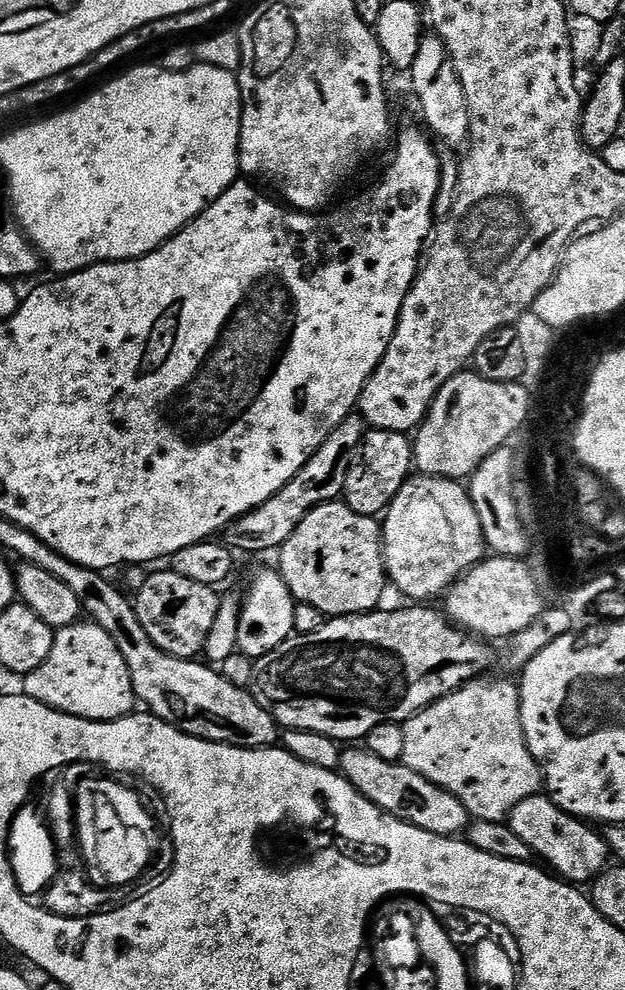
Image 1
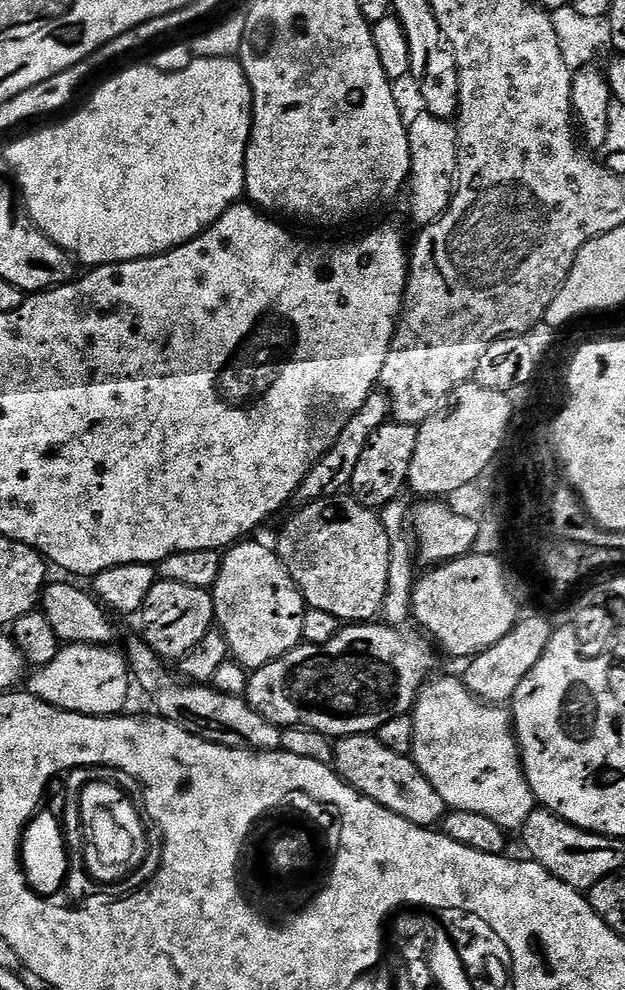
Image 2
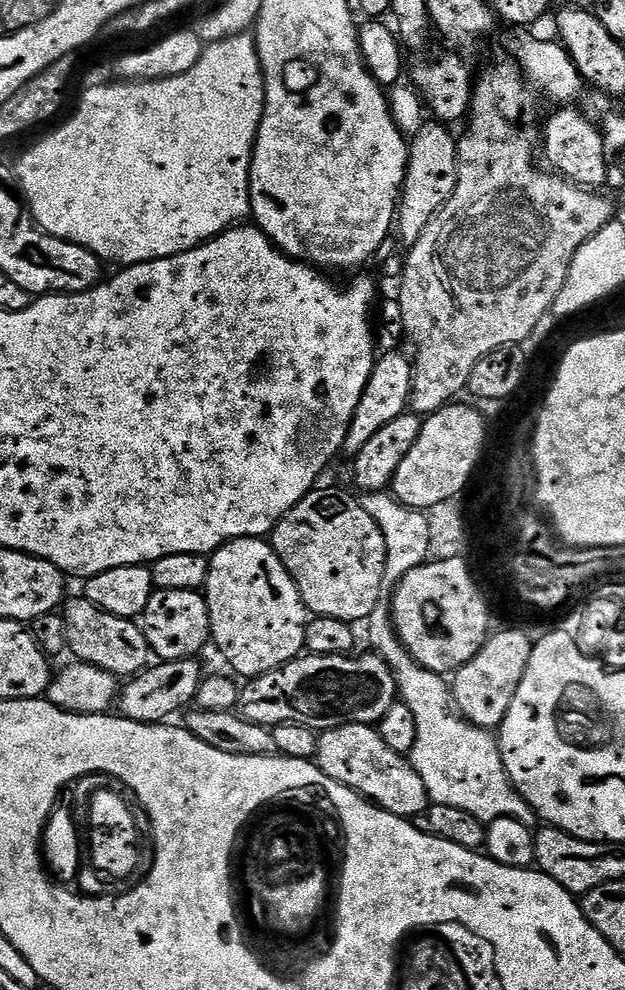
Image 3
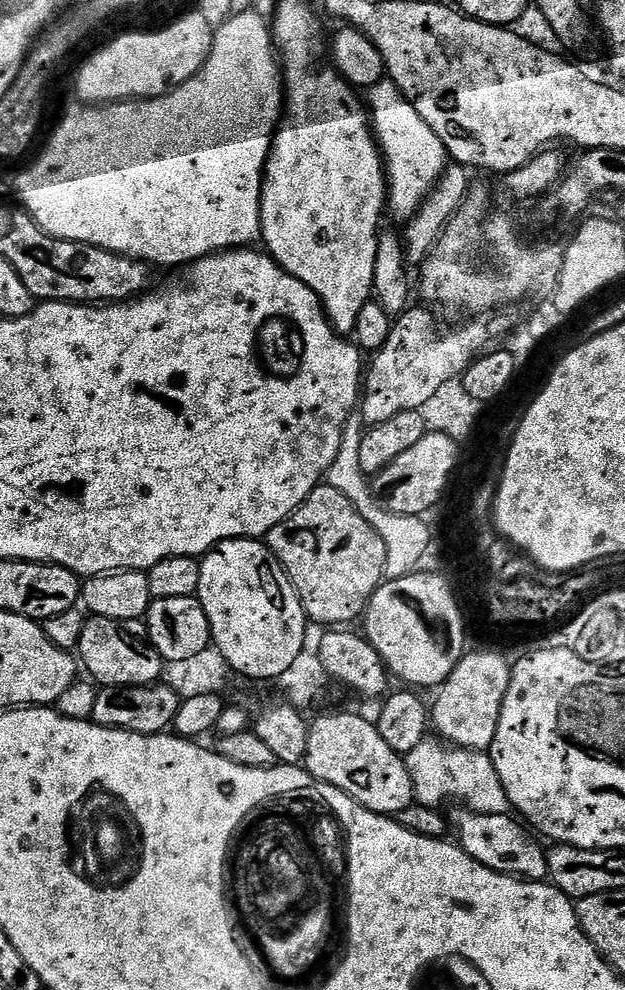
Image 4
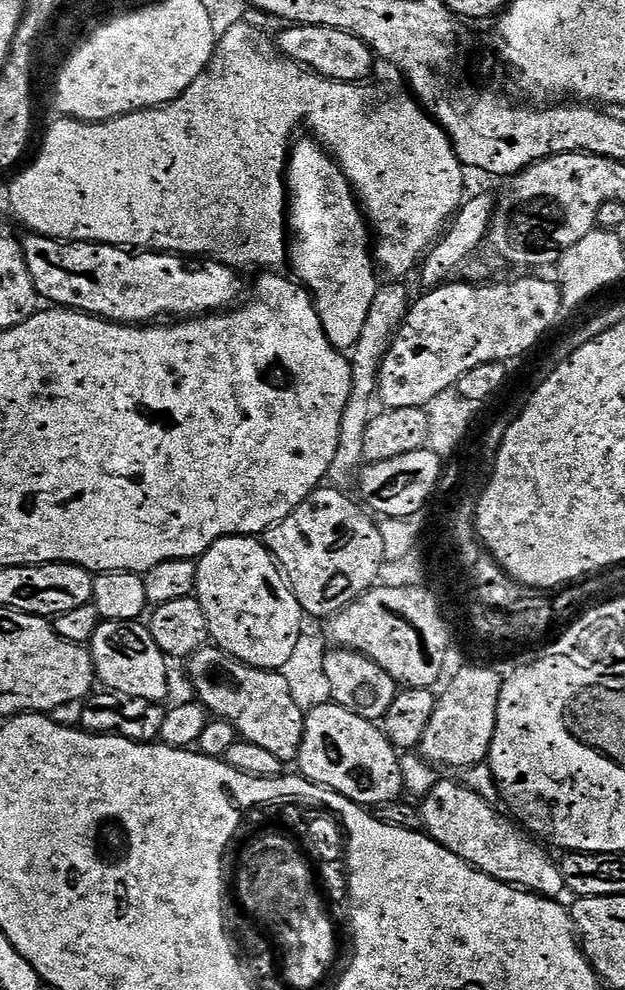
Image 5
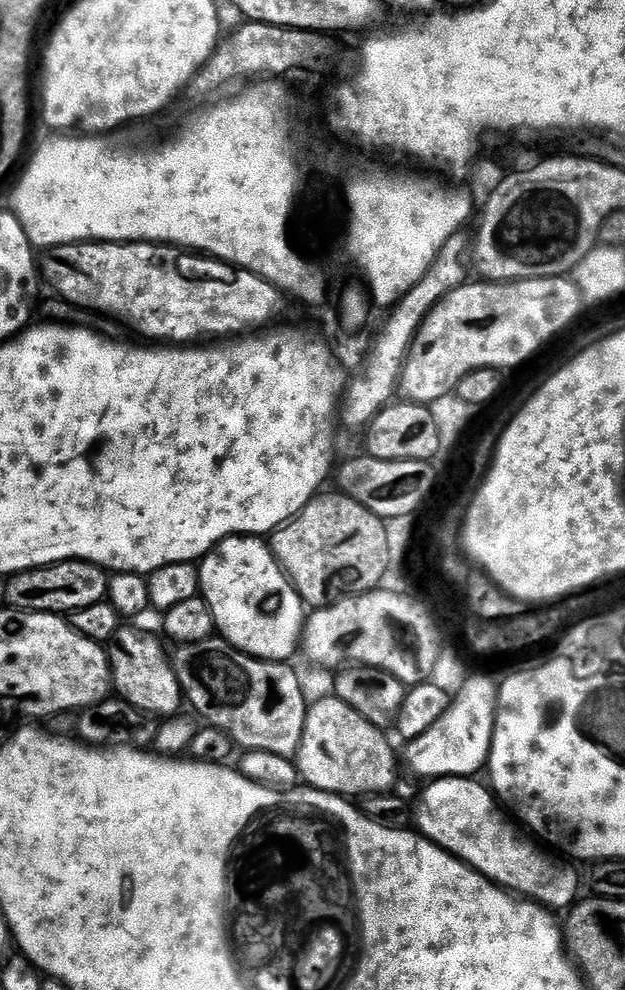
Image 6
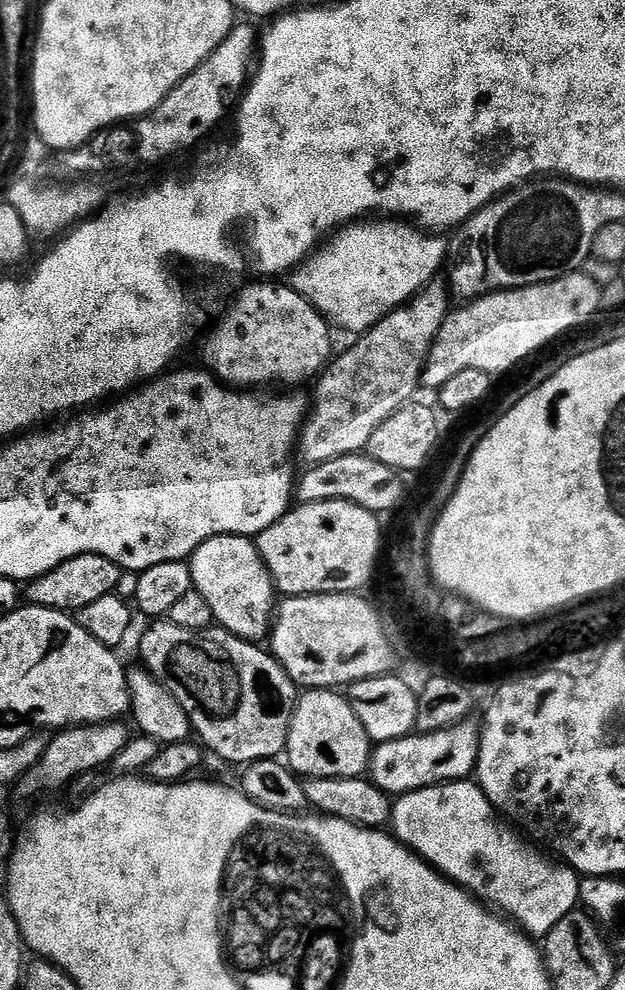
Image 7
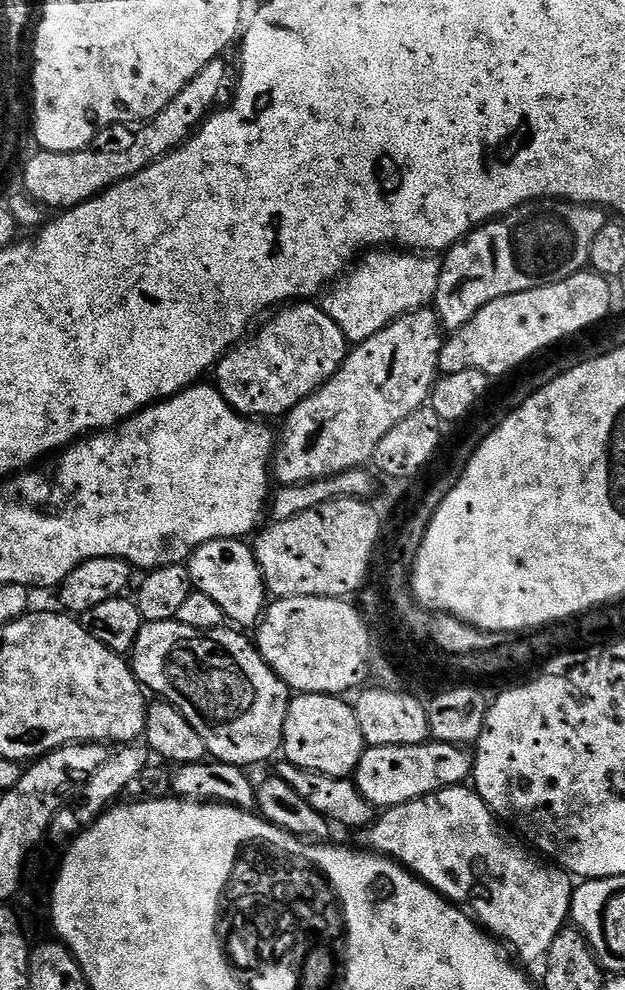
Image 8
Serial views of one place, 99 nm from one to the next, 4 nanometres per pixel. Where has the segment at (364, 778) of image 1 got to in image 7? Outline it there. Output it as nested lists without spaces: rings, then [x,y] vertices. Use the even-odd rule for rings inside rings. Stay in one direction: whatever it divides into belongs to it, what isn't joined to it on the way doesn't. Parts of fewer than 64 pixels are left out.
[[[308,690],[297,699],[286,749],[286,763],[297,776],[339,780],[363,777],[369,771],[373,751],[373,741],[358,722],[358,714],[339,691]]]

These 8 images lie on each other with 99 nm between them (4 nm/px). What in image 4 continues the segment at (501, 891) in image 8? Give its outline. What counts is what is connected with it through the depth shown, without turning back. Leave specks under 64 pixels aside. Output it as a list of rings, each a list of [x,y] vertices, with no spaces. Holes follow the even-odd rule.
[[[467,810],[456,811],[460,812],[450,816],[450,824],[451,827],[452,824],[456,827],[457,838],[455,839],[459,847],[463,848],[466,854],[470,854],[470,858],[474,858],[480,864],[485,864],[488,868],[493,868],[496,872],[518,876],[522,880],[543,881],[548,876],[547,851],[543,847],[540,849],[539,839],[536,841],[528,837],[529,829],[519,819],[511,820],[511,815],[508,814],[491,816]]]

